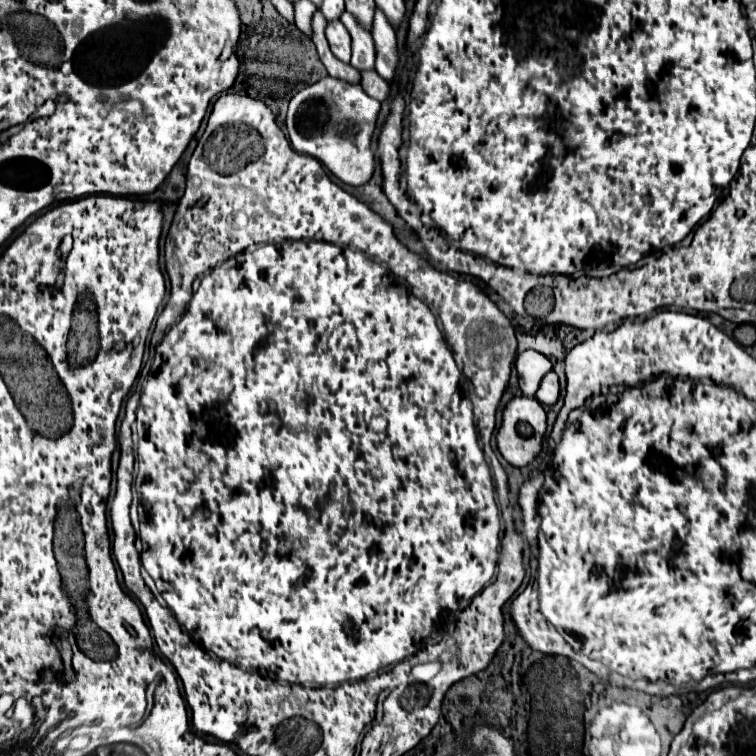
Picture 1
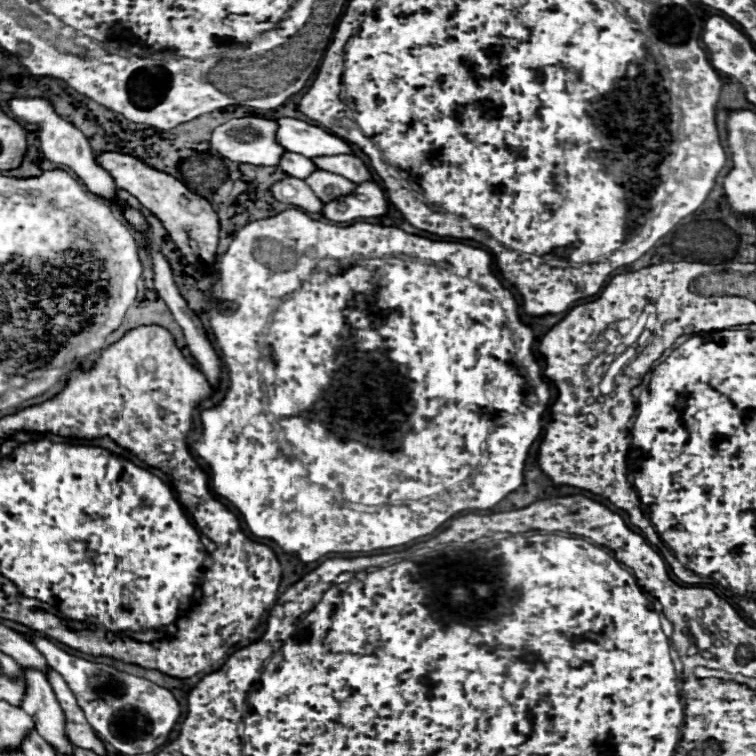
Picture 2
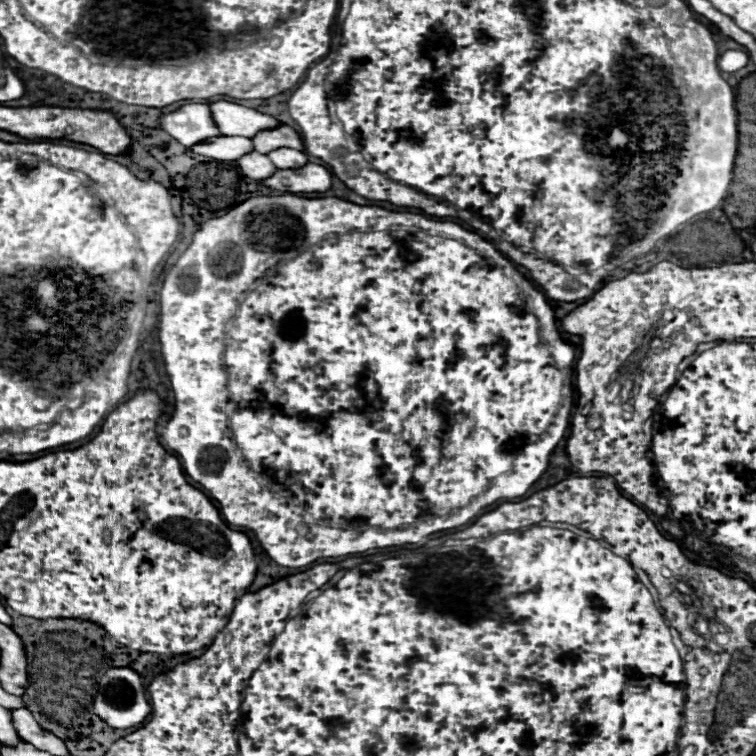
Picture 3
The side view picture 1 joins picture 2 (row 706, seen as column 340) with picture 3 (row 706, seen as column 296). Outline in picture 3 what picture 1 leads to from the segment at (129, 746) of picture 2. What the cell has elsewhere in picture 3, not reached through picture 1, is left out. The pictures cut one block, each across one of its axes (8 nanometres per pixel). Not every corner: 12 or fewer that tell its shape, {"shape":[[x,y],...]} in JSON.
{"shape":[[132,668],[98,680],[94,714],[112,730],[142,724],[152,712]]}

